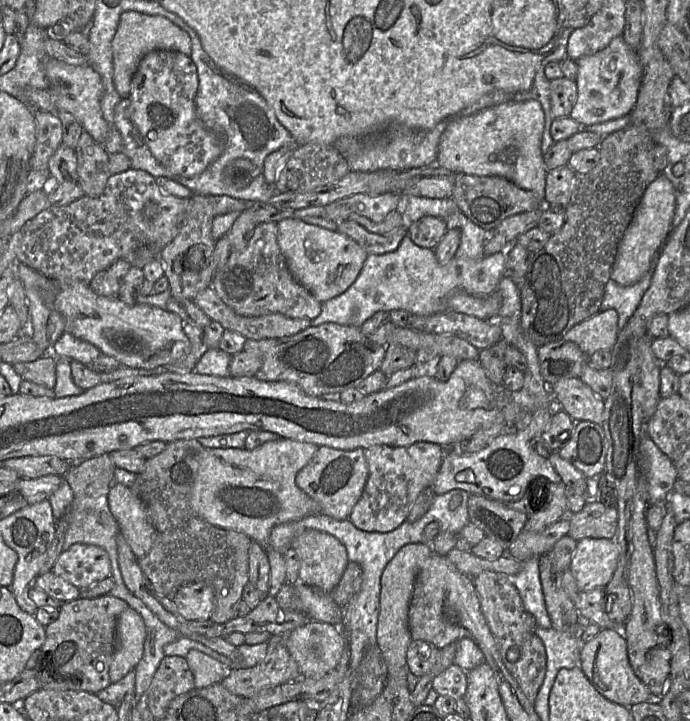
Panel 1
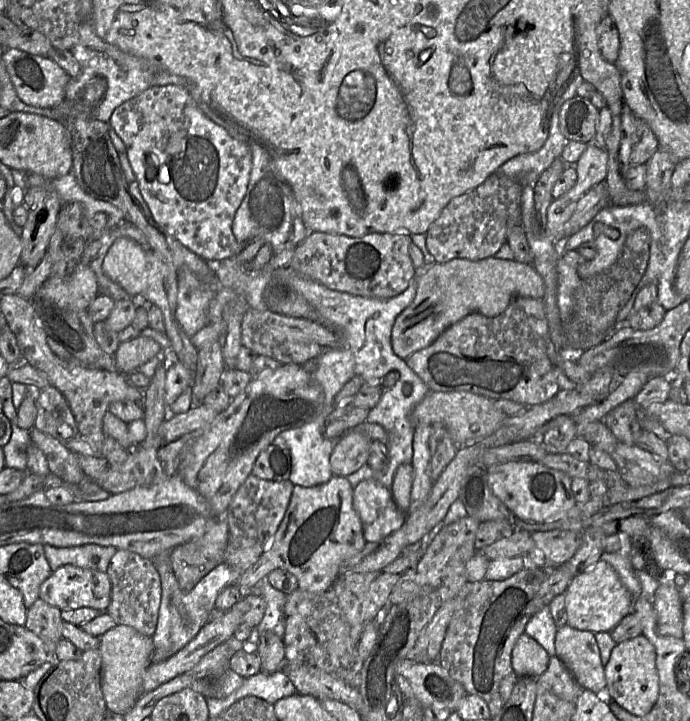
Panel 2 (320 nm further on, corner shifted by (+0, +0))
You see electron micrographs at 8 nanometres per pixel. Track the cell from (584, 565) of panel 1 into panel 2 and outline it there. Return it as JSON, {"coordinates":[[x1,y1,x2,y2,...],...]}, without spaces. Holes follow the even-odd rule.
{"coordinates":[[600,559,572,578,565,592,565,607,567,624,572,628,592,633,610,633,632,611,632,597,612,566]]}

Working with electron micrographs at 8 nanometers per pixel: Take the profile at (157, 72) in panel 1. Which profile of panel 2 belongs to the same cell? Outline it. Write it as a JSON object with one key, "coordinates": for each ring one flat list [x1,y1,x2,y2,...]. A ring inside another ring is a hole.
{"coordinates":[[176,84,152,86,125,101,113,111,109,124,126,146,131,167,154,220,206,261,236,257,244,245,235,239,232,224,248,187,252,167,249,143,208,118,187,89]]}

